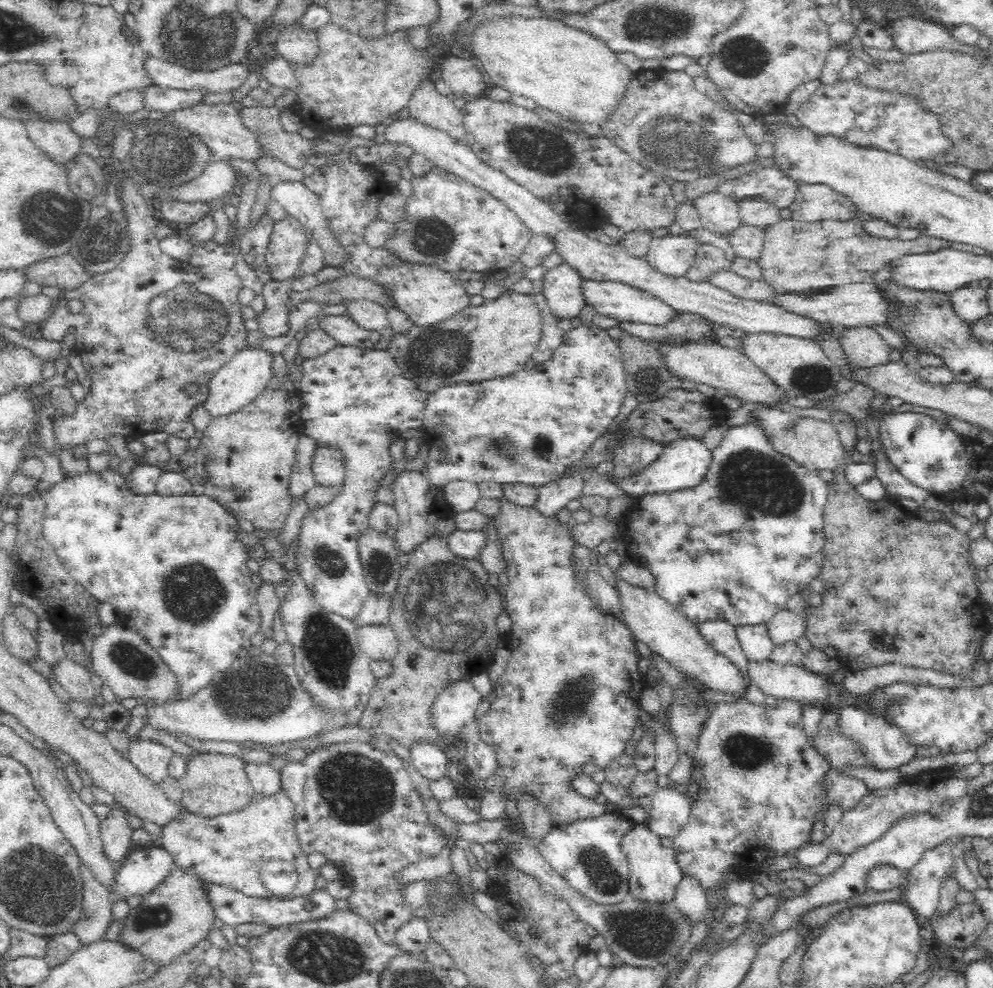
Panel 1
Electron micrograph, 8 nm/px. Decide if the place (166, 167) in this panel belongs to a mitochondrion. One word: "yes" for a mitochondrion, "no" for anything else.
yes

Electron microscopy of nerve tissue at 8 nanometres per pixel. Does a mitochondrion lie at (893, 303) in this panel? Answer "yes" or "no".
no

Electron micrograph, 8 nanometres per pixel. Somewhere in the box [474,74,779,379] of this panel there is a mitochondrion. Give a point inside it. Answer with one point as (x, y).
(674, 141)

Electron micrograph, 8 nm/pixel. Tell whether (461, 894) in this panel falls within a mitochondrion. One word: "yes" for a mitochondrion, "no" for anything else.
no

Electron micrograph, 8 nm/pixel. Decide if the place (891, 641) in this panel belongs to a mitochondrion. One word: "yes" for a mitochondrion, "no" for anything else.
yes

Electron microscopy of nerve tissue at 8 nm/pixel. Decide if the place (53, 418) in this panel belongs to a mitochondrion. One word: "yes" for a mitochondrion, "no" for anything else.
no

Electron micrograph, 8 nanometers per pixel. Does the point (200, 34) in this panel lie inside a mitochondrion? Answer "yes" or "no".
yes

